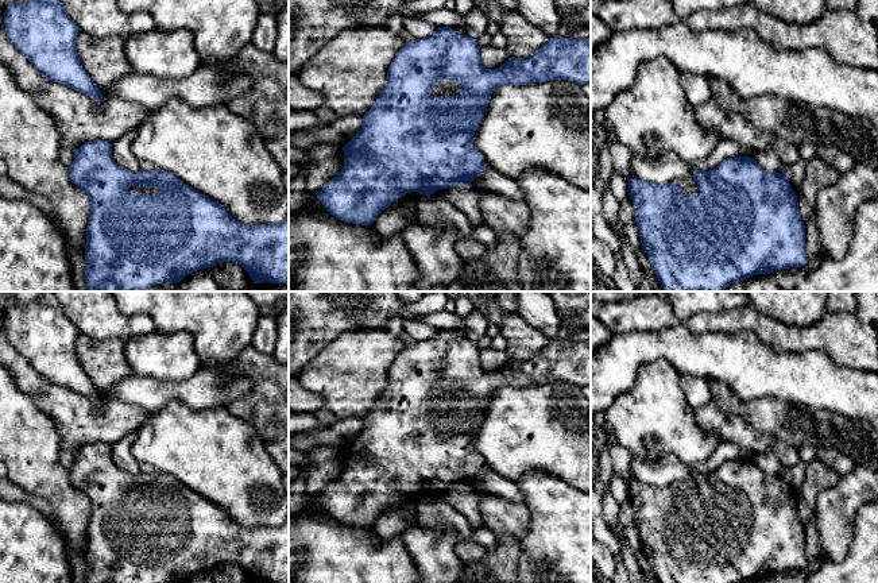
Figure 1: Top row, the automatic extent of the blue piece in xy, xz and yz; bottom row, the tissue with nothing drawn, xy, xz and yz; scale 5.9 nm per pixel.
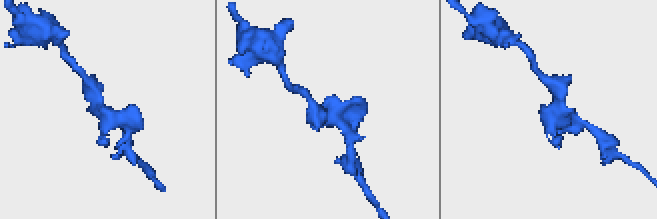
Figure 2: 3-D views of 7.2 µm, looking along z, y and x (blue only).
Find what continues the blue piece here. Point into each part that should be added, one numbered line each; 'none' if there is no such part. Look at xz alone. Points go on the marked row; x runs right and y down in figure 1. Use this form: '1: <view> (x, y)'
1: xz (444, 87)

